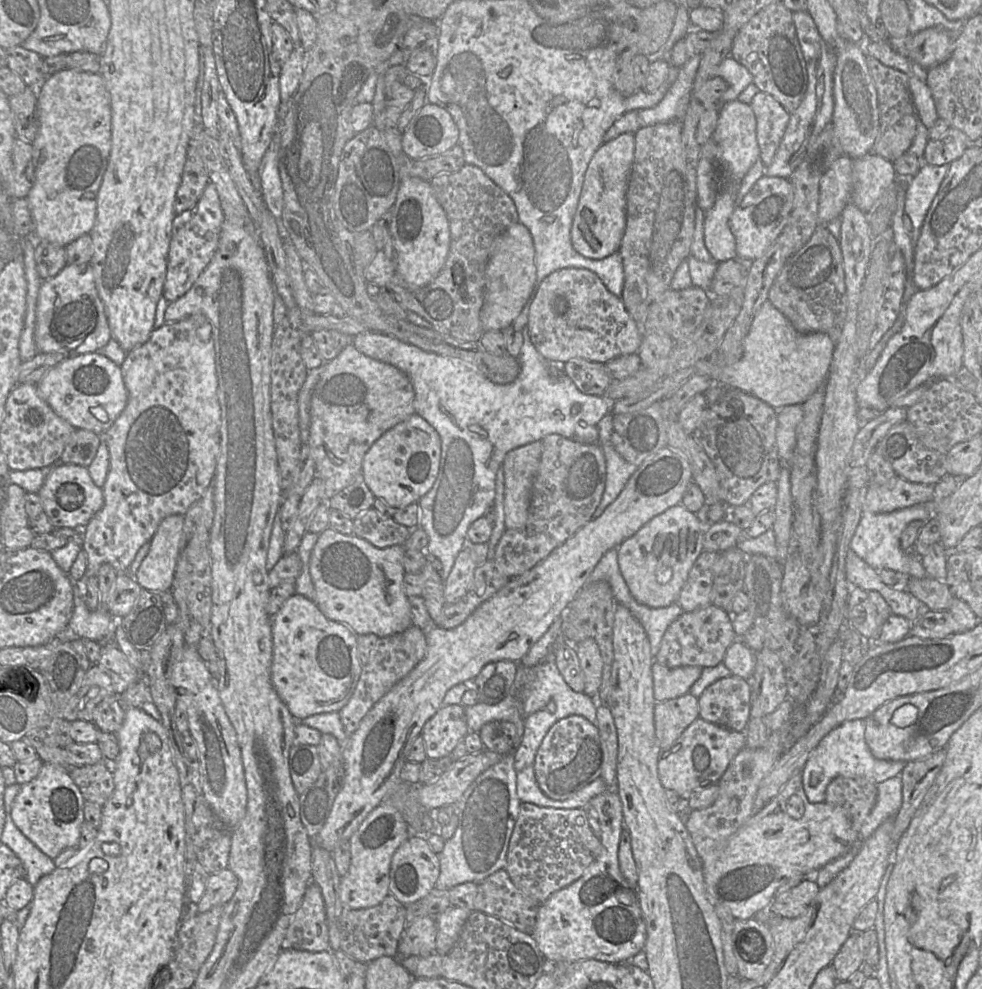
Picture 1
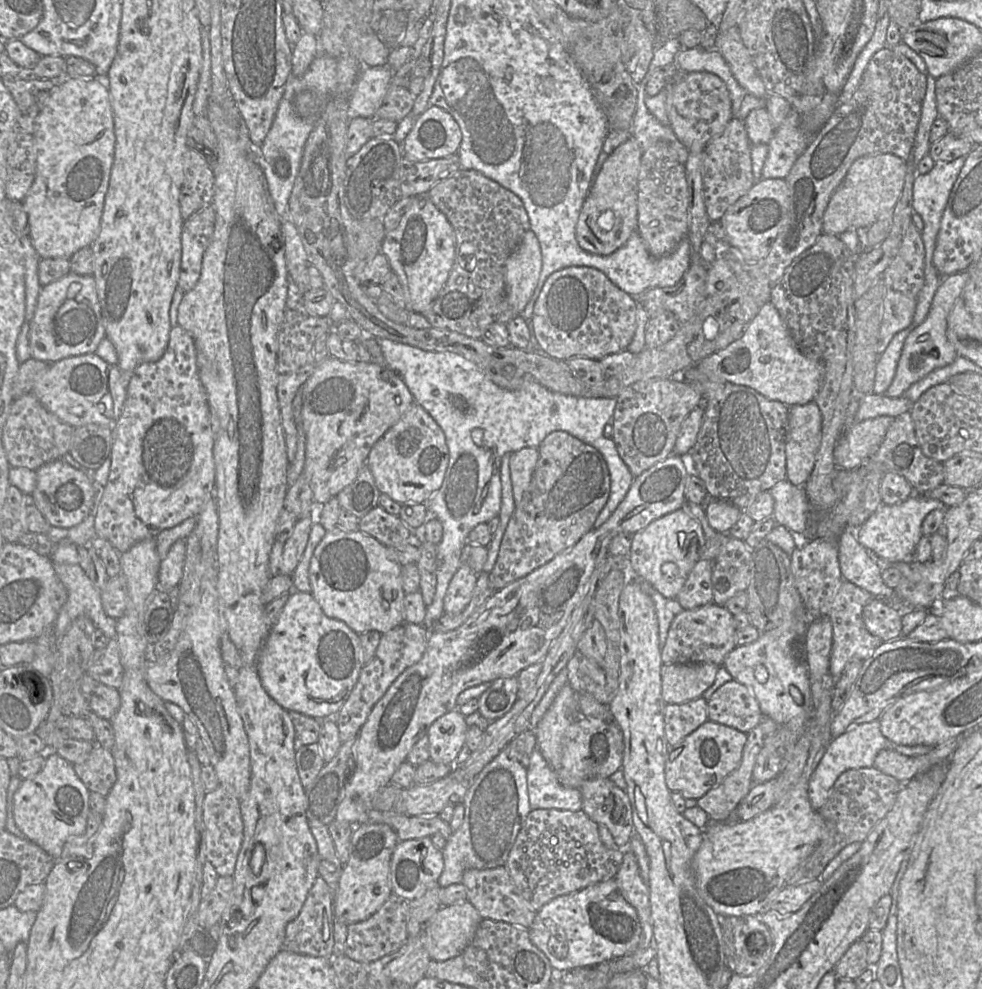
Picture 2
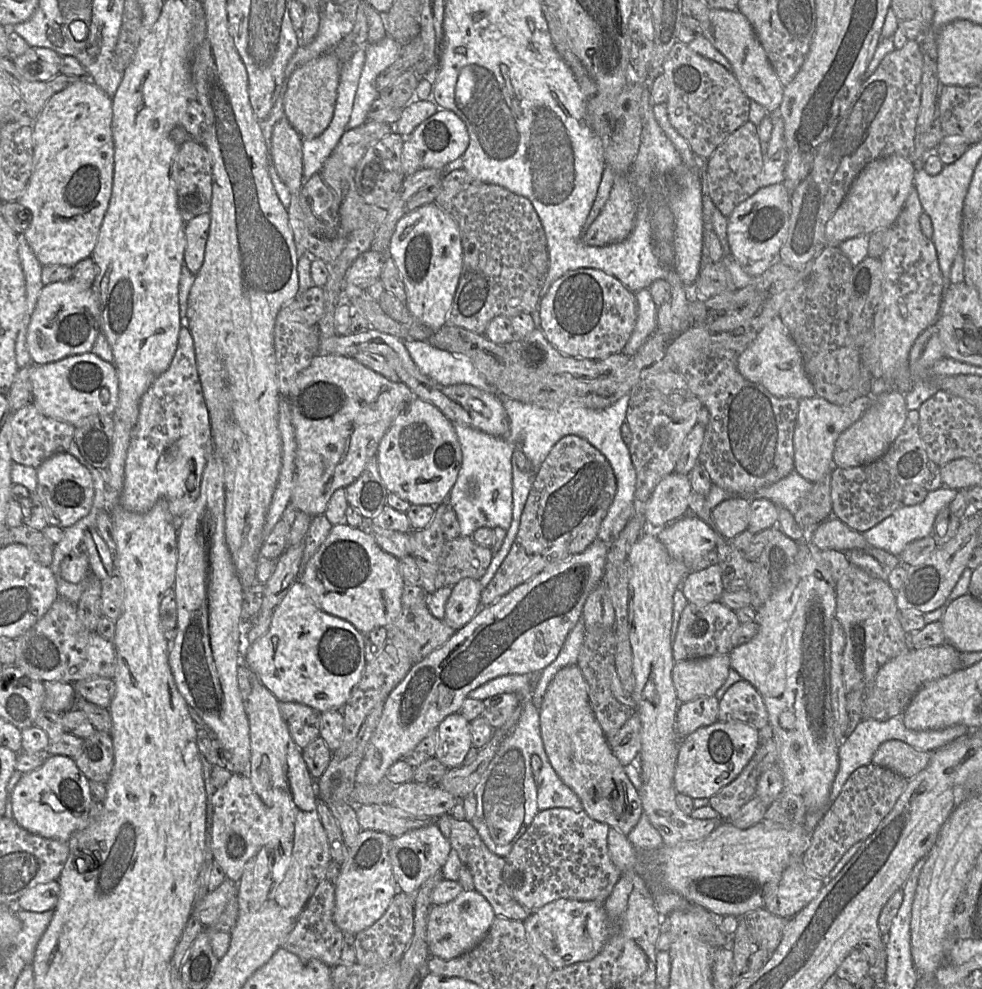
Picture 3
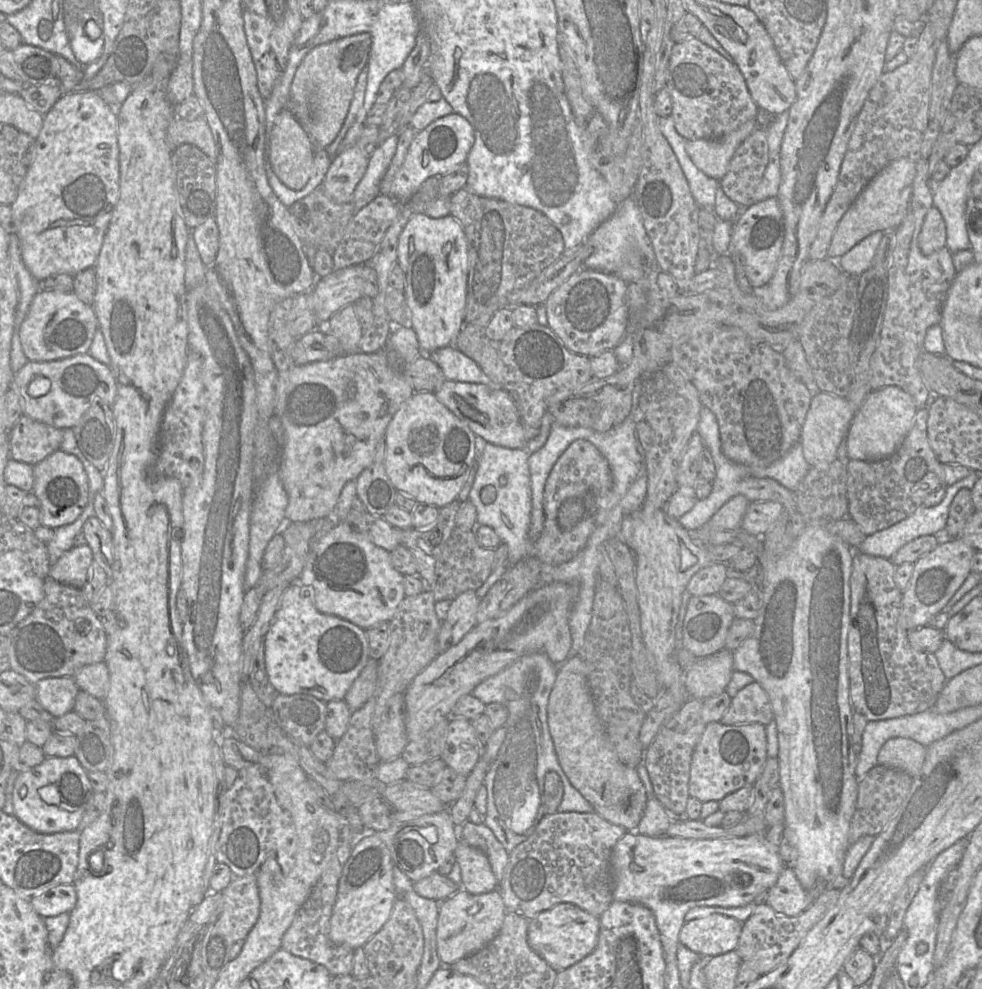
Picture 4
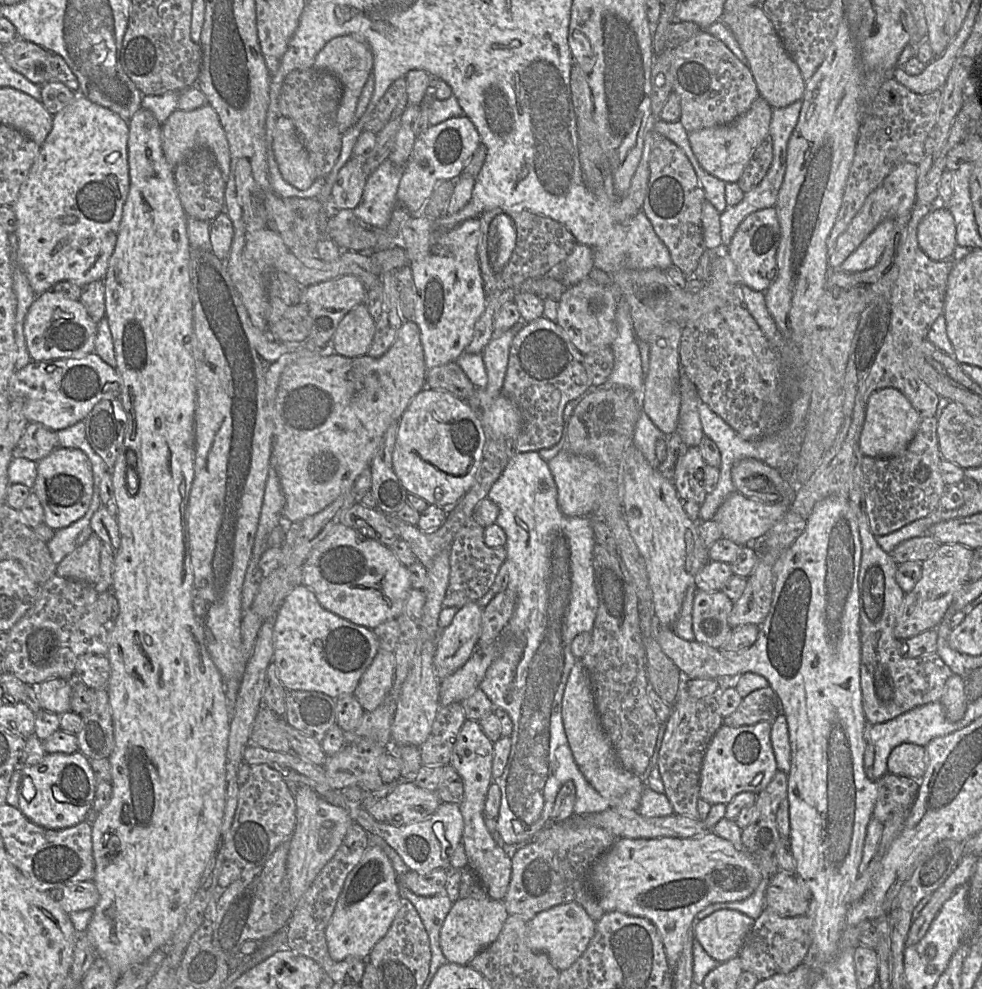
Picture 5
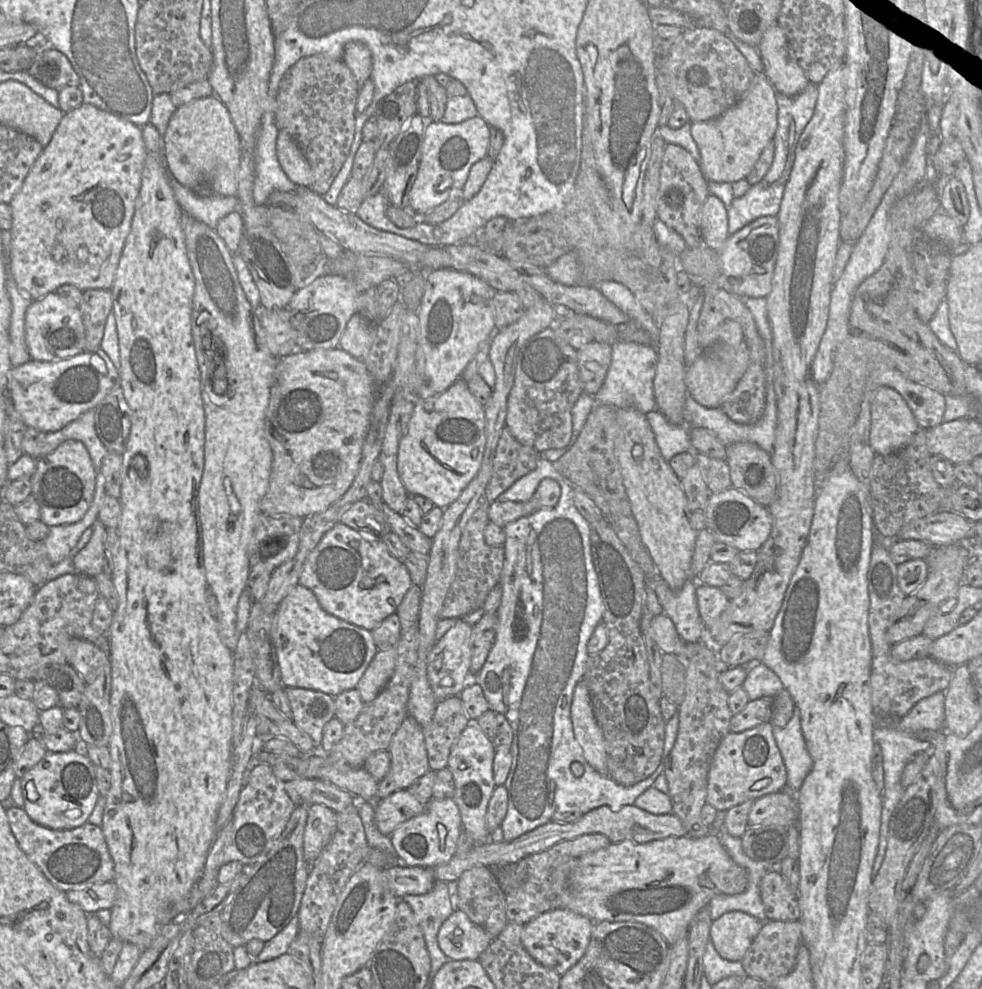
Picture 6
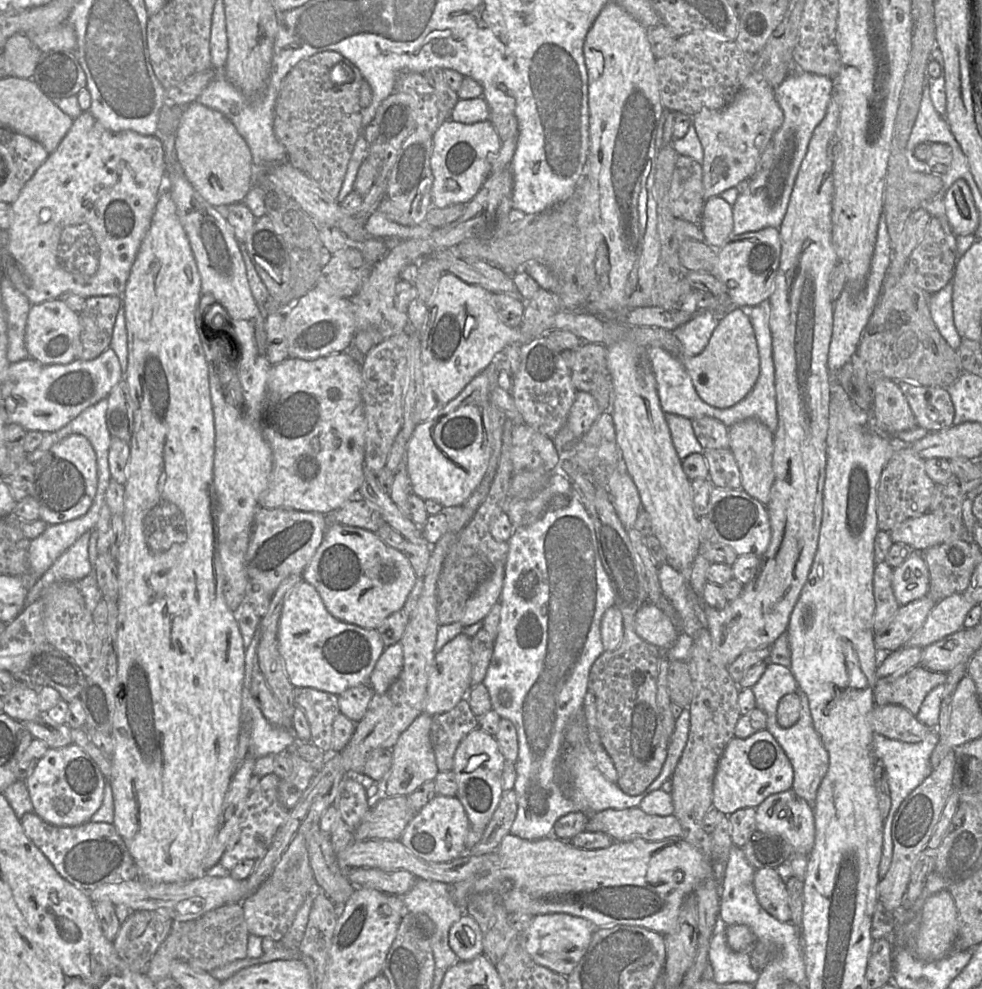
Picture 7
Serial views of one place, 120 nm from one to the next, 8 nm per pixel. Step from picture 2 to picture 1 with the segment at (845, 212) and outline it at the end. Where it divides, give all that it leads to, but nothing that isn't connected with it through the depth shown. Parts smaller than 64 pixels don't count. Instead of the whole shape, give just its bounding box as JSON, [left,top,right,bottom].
[818,153,897,224]

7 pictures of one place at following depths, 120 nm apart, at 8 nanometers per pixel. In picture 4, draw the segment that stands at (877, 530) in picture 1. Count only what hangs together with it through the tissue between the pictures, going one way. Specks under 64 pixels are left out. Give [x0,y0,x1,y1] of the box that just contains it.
[859,481,966,559]

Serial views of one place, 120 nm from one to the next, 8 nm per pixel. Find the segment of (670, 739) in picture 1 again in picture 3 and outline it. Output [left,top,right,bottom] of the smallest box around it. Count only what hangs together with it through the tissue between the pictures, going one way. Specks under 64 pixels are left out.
[676,696,719,738]

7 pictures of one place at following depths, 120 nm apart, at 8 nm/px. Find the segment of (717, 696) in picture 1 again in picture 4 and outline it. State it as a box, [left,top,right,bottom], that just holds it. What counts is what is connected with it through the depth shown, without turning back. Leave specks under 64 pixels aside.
[720,681,773,726]

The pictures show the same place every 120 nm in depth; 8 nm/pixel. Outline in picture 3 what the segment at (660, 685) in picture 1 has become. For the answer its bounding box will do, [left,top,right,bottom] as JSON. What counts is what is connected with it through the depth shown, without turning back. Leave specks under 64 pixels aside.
[672,653,730,704]

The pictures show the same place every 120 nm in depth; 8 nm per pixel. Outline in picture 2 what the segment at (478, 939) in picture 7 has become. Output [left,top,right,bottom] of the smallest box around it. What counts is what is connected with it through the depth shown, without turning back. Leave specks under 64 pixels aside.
[424,901,482,960]

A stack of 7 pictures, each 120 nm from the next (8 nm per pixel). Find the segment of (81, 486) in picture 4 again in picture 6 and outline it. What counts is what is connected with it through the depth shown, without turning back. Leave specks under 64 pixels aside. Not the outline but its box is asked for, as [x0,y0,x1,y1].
[30,440,96,528]

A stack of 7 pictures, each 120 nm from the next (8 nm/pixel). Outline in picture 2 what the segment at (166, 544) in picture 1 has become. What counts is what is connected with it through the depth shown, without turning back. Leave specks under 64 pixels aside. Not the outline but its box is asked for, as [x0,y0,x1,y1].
[157,540,185,592]

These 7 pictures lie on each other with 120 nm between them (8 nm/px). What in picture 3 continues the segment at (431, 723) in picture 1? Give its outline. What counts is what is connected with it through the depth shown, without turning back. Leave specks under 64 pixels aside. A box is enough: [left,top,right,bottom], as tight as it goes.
[435,713,472,768]

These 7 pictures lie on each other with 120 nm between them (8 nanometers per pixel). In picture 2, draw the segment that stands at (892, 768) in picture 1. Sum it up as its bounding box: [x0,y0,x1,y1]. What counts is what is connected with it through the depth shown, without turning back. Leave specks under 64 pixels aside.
[808,720,932,811]

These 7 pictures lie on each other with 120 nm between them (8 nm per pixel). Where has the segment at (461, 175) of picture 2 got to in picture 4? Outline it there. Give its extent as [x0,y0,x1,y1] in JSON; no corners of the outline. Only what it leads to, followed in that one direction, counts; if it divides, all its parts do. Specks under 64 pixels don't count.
[449,188,563,323]

